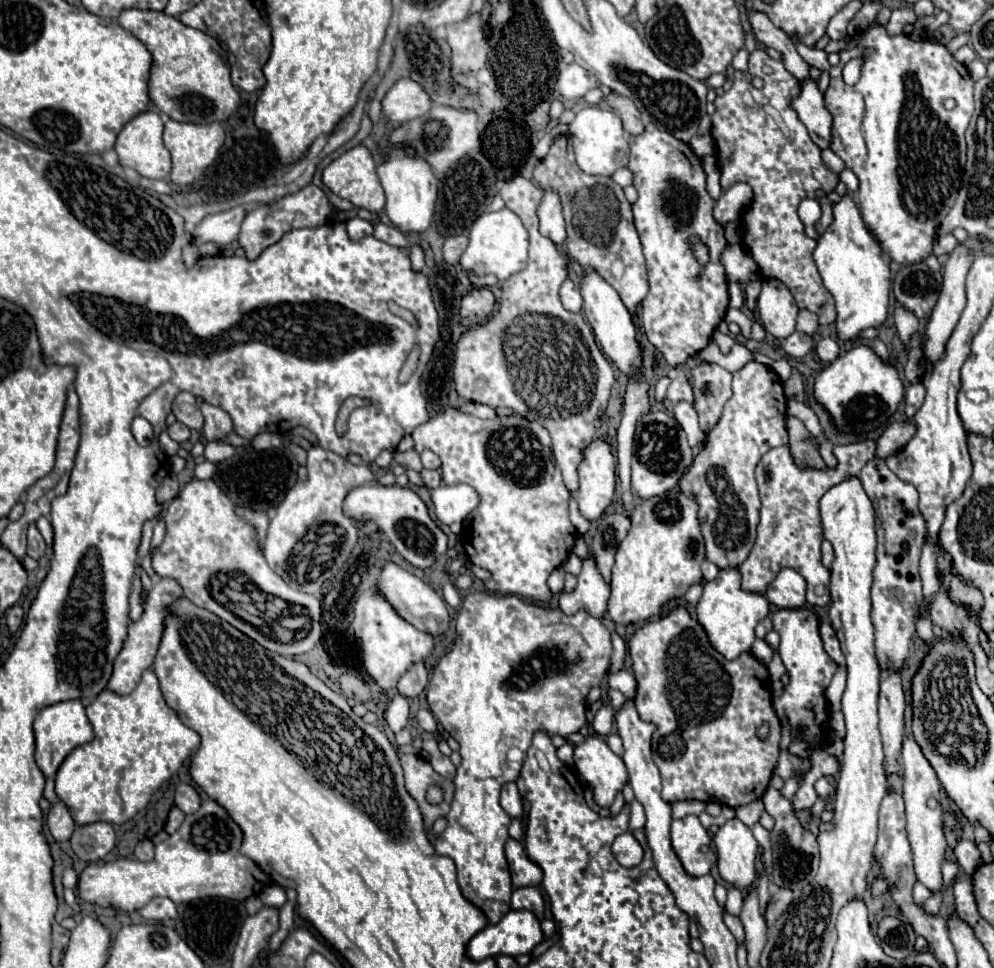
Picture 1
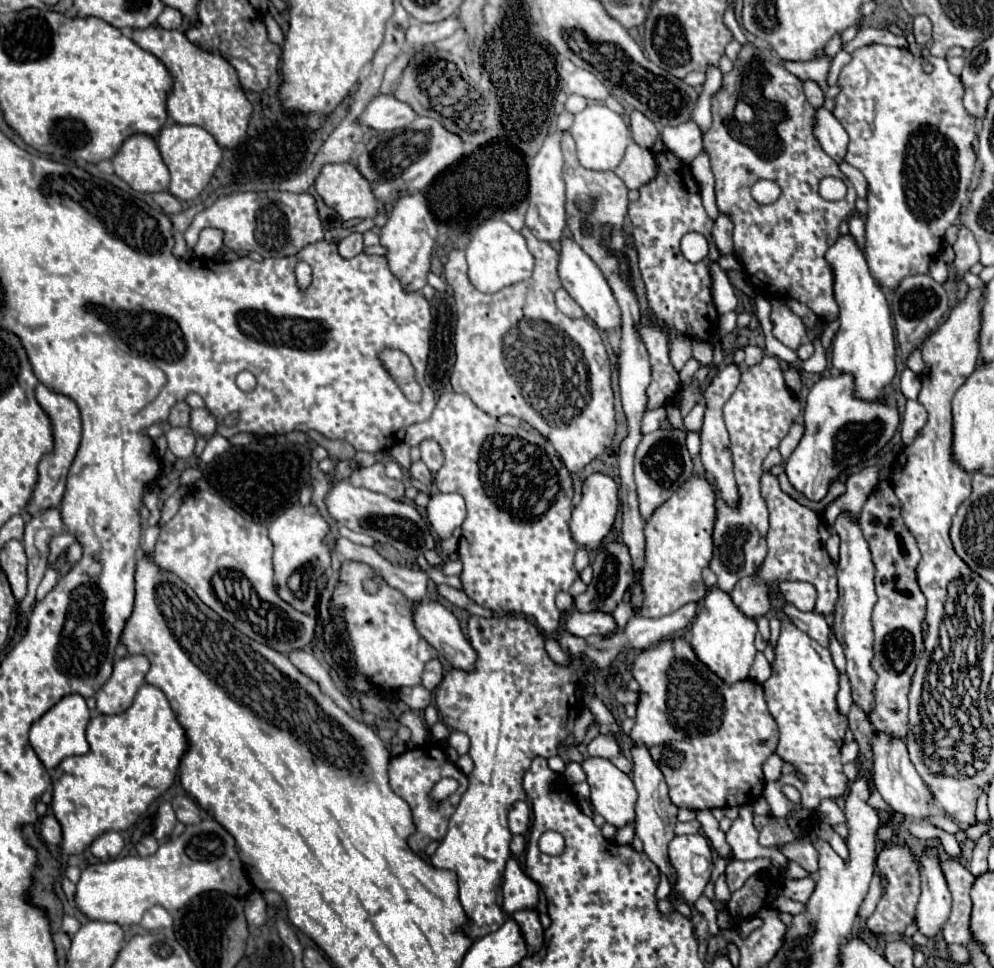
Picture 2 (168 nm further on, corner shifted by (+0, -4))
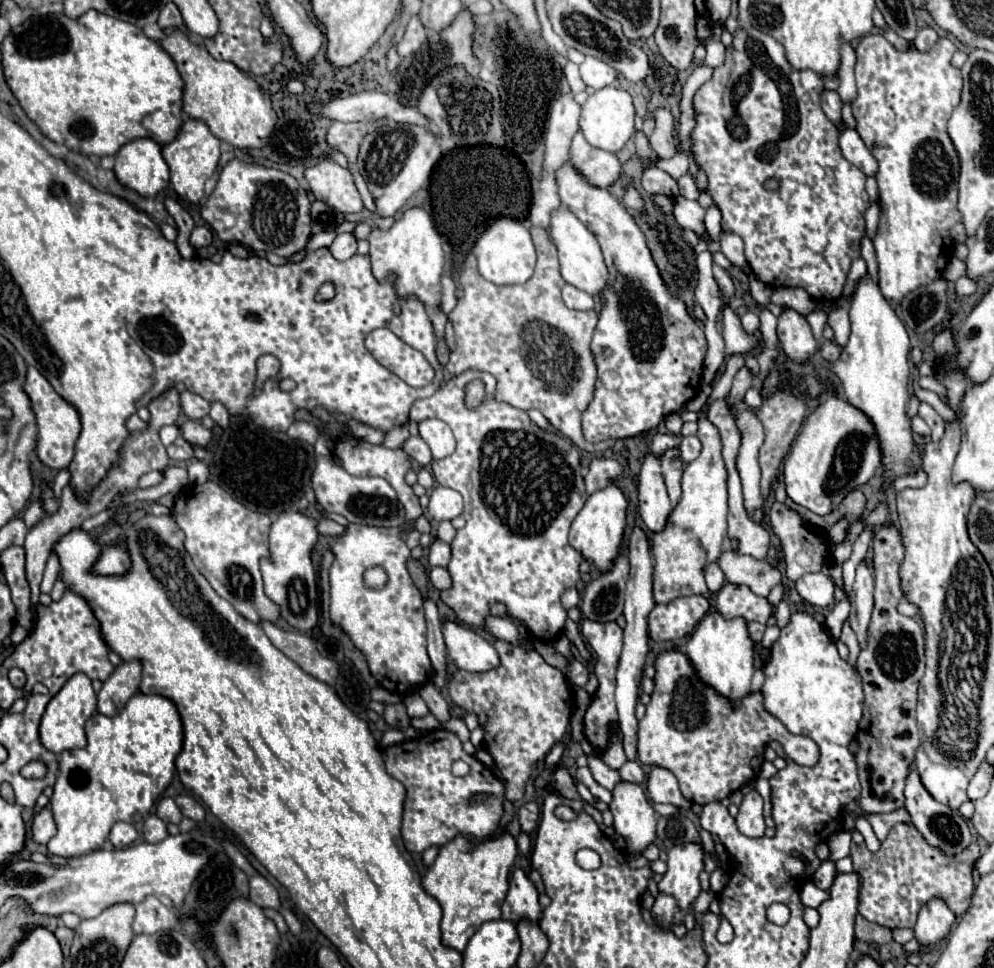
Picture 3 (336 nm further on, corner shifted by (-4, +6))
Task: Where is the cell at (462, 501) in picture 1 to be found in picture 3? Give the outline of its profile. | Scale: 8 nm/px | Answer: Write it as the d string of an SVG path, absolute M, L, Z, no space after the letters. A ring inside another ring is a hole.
M446 486L434 488L432 494L430 494L428 512L438 522L454 520L456 516L462 514L462 496L460 496L460 492L452 490L452 488L446 488Z

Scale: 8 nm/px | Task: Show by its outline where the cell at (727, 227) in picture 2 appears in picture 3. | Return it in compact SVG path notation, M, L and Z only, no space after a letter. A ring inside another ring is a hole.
M722 232L722 234L720 234L720 246L722 246L724 256L726 256L732 264L740 266L746 274L750 274L750 268L748 268L748 264L746 264L746 256L744 256L744 242L740 240L740 236L736 236L736 234L732 234L732 232Z

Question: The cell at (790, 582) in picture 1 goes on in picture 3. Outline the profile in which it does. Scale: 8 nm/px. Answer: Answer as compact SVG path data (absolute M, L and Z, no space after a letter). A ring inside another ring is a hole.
M822 572L816 574L804 574L798 582L796 582L796 590L800 592L800 596L810 602L814 608L826 608L834 602L834 584L830 582L830 578Z

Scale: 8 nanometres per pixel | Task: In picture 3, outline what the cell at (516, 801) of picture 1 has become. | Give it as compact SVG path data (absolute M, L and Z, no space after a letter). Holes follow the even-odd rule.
M530 800L518 808L518 820L524 832L532 832L538 824L538 818L540 818L540 808L536 802Z

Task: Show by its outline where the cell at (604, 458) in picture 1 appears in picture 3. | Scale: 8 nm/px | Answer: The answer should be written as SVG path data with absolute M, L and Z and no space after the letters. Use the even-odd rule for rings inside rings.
M608 484L602 490L596 490L588 496L586 504L574 518L570 526L570 544L582 552L586 560L590 560L602 572L612 566L612 560L618 556L618 546L622 542L624 526L626 526L626 498L616 484Z

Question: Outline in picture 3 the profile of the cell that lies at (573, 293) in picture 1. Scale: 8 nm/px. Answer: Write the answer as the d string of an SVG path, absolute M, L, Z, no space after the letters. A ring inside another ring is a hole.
M566 284L562 288L562 298L564 298L566 306L574 308L574 310L592 310L592 306L594 306L592 296L588 296L586 292L582 292L570 284Z

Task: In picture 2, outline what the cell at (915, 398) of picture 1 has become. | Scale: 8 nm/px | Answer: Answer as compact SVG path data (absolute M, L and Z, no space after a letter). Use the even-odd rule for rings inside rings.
M908 400L906 412L904 412L904 418L902 418L902 428L900 428L902 442L910 444L916 438L916 432L924 428L926 420L928 420L928 412L924 410L924 406L918 400Z

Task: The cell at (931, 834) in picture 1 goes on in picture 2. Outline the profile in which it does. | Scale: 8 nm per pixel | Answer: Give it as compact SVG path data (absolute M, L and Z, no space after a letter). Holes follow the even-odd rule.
M926 850L920 858L920 872L922 872L922 896L916 906L916 926L926 938L934 938L950 914L950 890L944 882L944 874L940 874L938 866L938 852Z

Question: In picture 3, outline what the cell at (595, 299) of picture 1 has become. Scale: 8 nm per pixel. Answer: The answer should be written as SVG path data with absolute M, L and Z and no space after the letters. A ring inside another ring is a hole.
M560 206L558 210L552 212L552 228L550 228L550 236L558 248L558 258L560 258L560 272L562 278L588 292L590 296L600 296L608 284L608 268L604 264L600 246L596 244L596 238L592 236L592 232L586 230L586 226L570 212L570 208Z

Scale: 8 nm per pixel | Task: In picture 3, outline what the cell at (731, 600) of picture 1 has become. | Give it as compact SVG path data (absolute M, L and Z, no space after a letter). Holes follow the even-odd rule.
M718 610L708 612L708 616L704 616L704 620L700 620L692 632L686 654L696 666L700 680L722 696L742 698L750 692L750 680L754 674L754 642L748 632L748 622L742 616L728 620Z

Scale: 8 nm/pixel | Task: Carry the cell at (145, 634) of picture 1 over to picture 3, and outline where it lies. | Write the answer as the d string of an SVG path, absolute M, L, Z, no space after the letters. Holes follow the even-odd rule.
M128 660L116 666L112 676L102 684L102 690L98 692L98 712L106 716L116 716L130 696L138 692L142 680L142 662L140 660Z

